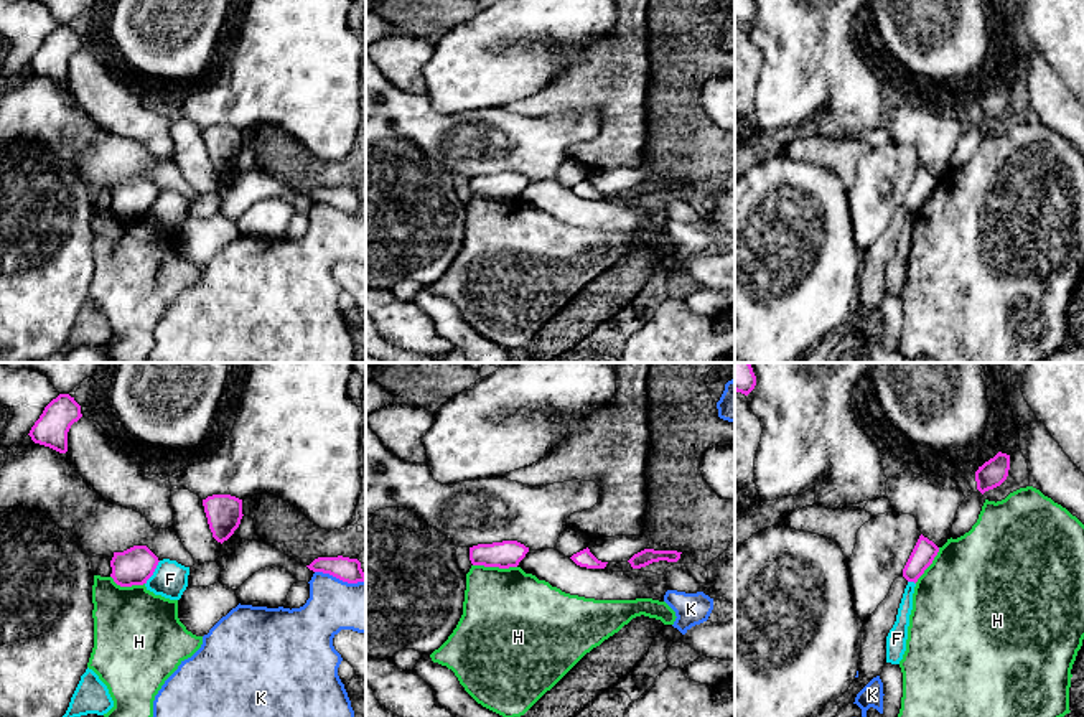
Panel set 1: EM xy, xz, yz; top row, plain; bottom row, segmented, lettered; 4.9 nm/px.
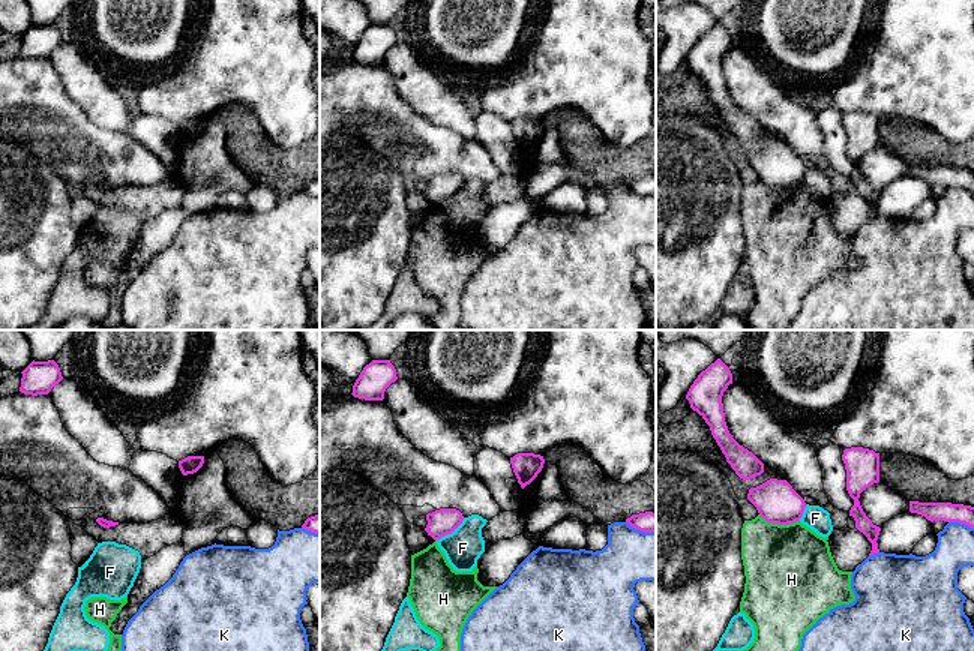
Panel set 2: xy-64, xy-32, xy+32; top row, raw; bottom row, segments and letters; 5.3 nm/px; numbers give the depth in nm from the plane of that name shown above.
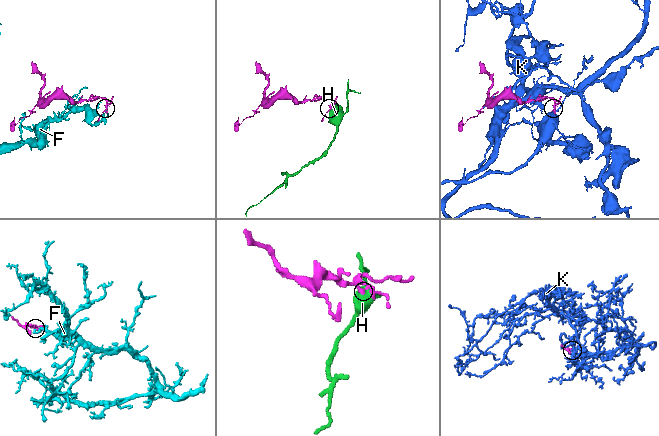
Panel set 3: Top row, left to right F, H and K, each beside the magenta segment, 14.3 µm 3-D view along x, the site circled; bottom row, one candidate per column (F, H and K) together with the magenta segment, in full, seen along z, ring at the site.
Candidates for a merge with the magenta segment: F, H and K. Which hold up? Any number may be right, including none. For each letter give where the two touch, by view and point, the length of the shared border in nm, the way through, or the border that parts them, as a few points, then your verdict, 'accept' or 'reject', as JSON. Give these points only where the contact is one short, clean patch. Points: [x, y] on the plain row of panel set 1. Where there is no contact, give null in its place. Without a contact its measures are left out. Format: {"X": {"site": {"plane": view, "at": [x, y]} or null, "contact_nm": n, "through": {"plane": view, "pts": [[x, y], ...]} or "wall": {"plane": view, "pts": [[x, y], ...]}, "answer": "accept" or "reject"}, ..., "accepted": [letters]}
{"F": {"site": {"plane": "xy", "at": [154, 201]}, "contact_nm": 140, "wall": {"plane": "xy", "pts": [[160, 192], [145, 215]]}, "answer": "reject"}, "H": {"site": {"plane": "xz", "at": [495, 196]}, "contact_nm": 220, "answer": "reject"}, "K": {"site": {"plane": "xy", "at": [340, 210]}, "contact_nm": 260, "answer": "reject"}, "accepted": []}

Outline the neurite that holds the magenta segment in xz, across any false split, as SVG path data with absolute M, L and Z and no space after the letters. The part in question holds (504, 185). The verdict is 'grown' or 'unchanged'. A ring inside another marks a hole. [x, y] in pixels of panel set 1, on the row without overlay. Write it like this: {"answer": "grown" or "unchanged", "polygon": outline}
{"answer": "unchanged", "polygon": "M517 171L478 175L470 178L470 191L473 196L509 199L517 198L527 183L529 178Z"}

